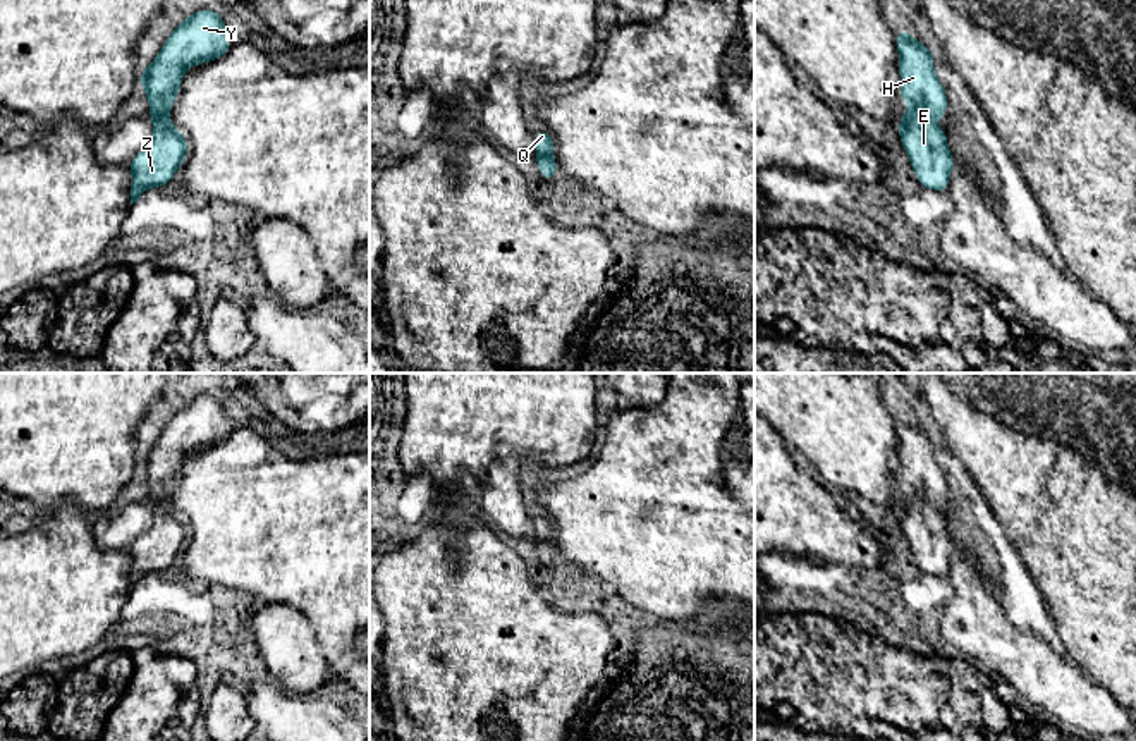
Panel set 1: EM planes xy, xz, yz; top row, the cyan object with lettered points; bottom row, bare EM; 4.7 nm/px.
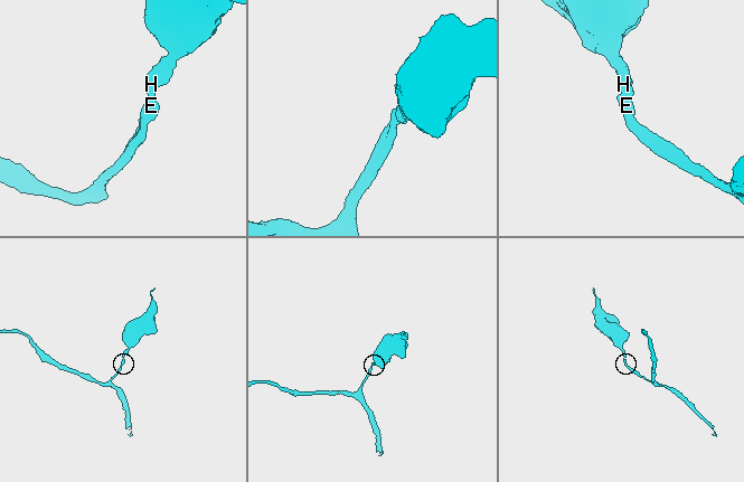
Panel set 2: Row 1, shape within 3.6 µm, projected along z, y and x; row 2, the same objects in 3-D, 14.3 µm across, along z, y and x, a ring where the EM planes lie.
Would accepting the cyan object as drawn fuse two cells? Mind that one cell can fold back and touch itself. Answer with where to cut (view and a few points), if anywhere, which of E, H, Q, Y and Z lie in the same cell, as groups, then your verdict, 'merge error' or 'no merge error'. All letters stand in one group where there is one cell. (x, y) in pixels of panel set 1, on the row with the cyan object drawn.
no cut; E H Q Y Z; no merge error

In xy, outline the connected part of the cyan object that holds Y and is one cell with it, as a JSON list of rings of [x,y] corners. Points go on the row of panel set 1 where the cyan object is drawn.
[[[205,9],[182,19],[156,58],[143,69],[141,88],[150,101],[153,138],[129,163],[131,205],[144,189],[170,182],[186,160],[187,141],[168,119],[182,76],[192,65],[220,58],[229,48],[230,41],[220,14]]]

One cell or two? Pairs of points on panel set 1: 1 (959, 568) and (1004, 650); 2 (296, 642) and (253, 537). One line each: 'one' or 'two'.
1: one
2: two

